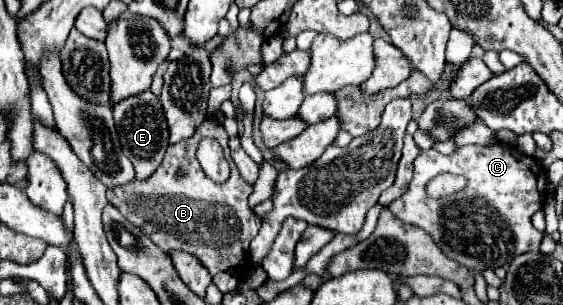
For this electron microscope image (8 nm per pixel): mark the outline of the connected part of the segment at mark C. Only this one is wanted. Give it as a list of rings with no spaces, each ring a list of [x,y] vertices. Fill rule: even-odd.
[[[494,143],[488,147],[458,147],[452,155],[428,149],[422,151],[414,163],[414,177],[408,191],[390,203],[388,209],[400,221],[424,229],[450,259],[468,269],[484,271],[486,267],[506,267],[514,257],[526,251],[538,251],[544,233],[532,225],[530,217],[544,205],[546,171],[536,159],[524,155],[512,145]],[[442,171],[464,175],[468,181],[466,189],[460,191],[460,195],[446,199],[426,197],[426,181]]]

